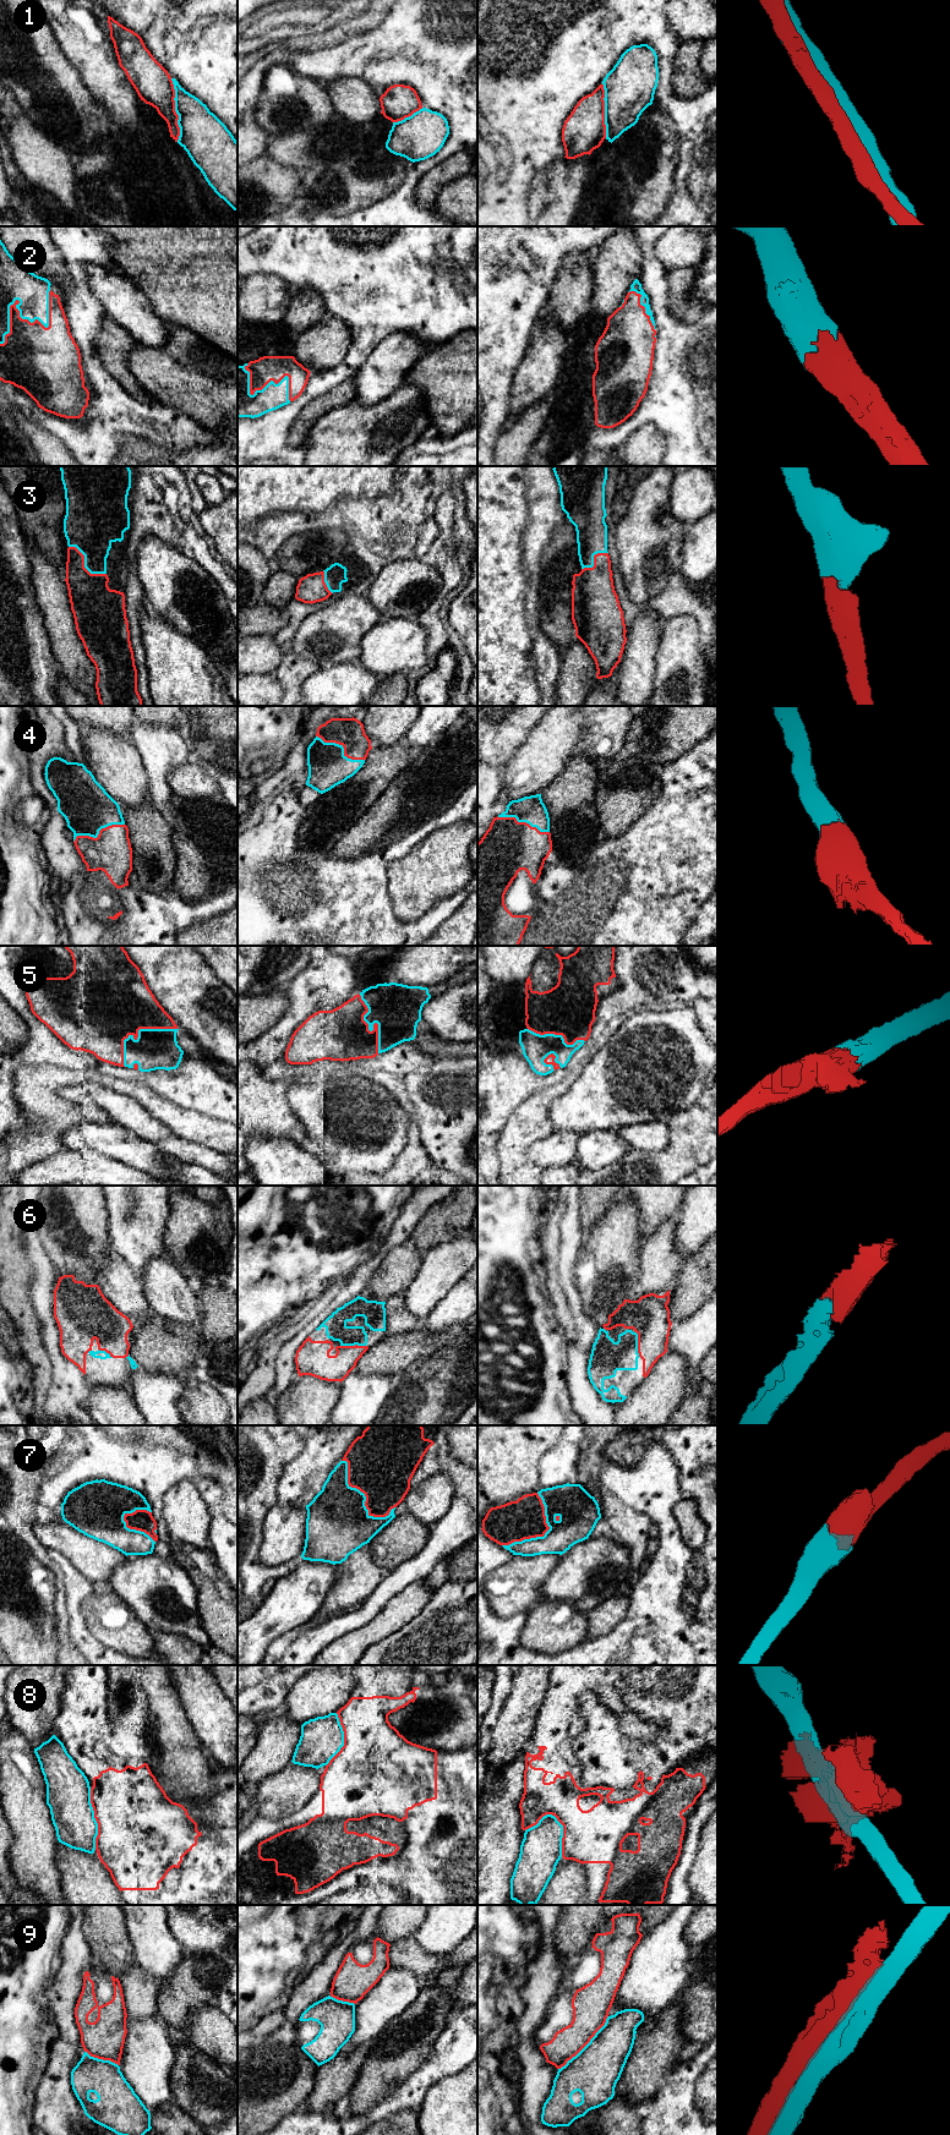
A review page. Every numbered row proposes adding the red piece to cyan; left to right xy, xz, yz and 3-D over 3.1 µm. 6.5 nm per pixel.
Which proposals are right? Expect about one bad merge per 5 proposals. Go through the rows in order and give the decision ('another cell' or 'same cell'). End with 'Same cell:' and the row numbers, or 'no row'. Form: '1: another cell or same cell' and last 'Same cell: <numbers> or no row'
1: another cell
2: same cell
3: same cell
4: same cell
5: same cell
6: same cell
7: same cell
8: another cell
9: another cell
Same cell: 2, 3, 4, 5, 6, 7

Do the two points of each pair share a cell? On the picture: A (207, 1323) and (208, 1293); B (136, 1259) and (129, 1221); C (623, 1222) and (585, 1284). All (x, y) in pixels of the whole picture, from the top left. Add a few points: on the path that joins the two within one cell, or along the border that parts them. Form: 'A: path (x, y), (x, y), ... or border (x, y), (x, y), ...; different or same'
A: path (208, 1315), (208, 1301); same
B: path (136, 1249), (136, 1231); same
C: path (615, 1237), (611, 1257), (599, 1269); same

